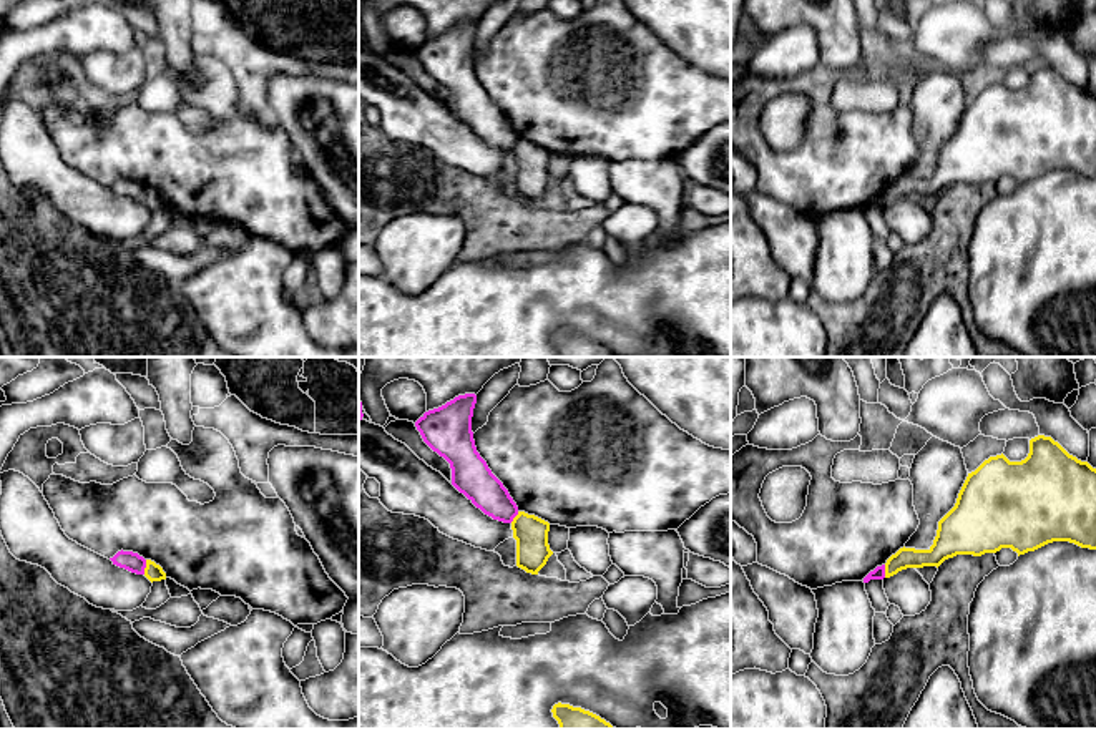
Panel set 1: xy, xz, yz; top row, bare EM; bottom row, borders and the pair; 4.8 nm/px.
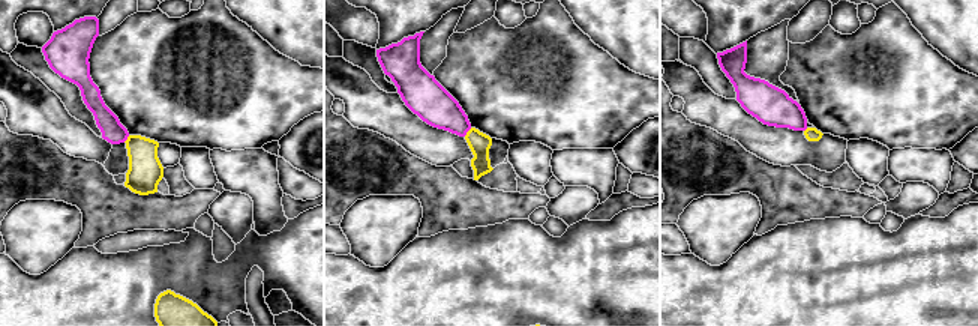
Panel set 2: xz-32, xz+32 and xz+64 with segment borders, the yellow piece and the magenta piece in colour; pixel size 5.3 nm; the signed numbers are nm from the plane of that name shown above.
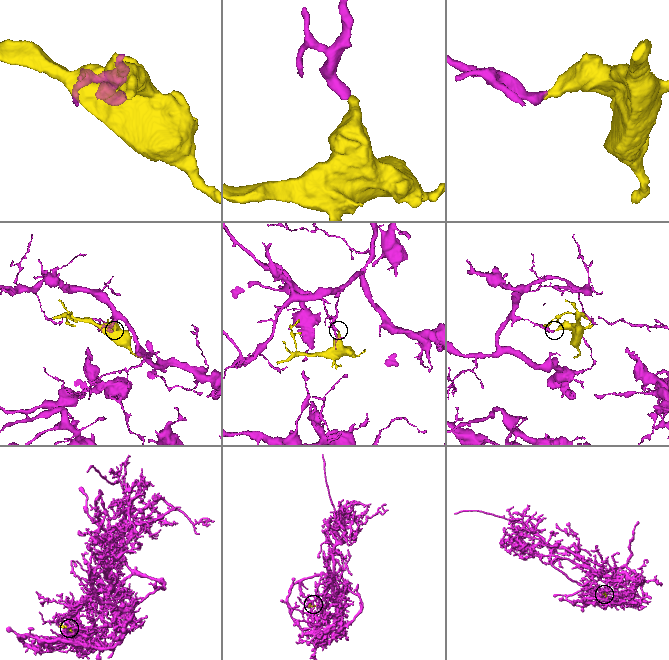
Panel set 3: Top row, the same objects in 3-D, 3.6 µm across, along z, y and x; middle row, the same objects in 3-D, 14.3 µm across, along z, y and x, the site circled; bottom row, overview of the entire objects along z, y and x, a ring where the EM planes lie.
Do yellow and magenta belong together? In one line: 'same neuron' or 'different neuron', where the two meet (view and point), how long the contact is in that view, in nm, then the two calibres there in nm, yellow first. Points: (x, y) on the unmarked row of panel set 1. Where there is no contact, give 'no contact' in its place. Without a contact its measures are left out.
different neuron; contact xy (146, 195); length 70 nm; calibres 90 and 90 nm

